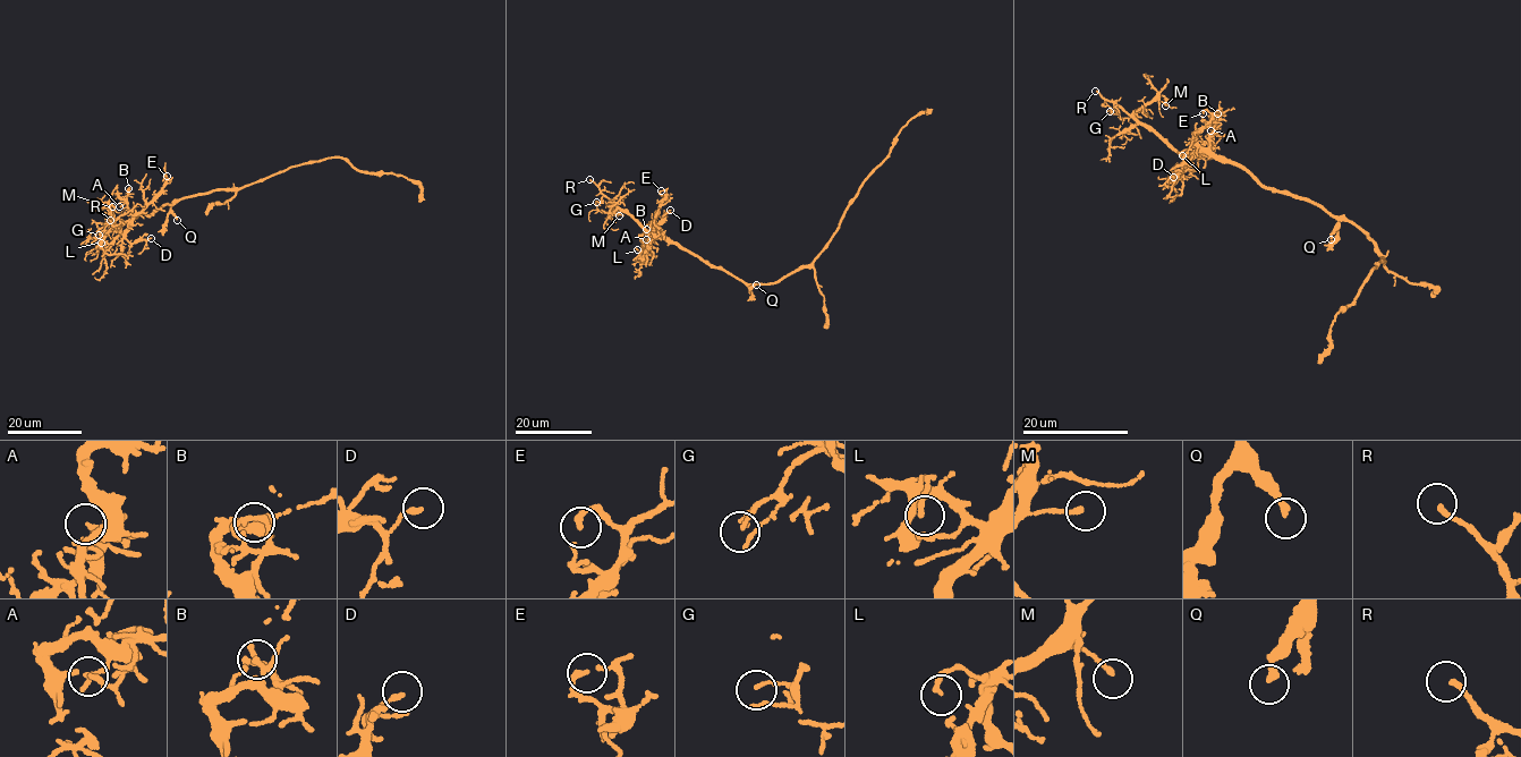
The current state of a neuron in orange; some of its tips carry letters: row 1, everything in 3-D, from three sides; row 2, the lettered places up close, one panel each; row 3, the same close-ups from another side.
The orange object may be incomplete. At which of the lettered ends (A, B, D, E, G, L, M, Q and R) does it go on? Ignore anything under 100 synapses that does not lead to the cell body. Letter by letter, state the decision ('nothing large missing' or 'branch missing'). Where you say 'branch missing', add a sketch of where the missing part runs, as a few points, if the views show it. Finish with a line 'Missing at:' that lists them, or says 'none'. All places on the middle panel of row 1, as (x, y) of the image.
A: nothing large missing
B: nothing large missing
D: nothing large missing
E: nothing large missing
G: nothing large missing
L: nothing large missing
M: nothing large missing
Q: nothing large missing
R: branch missing | (589, 179), (578, 175), (555, 188), (559, 203), (555, 205)
Missing at: R

